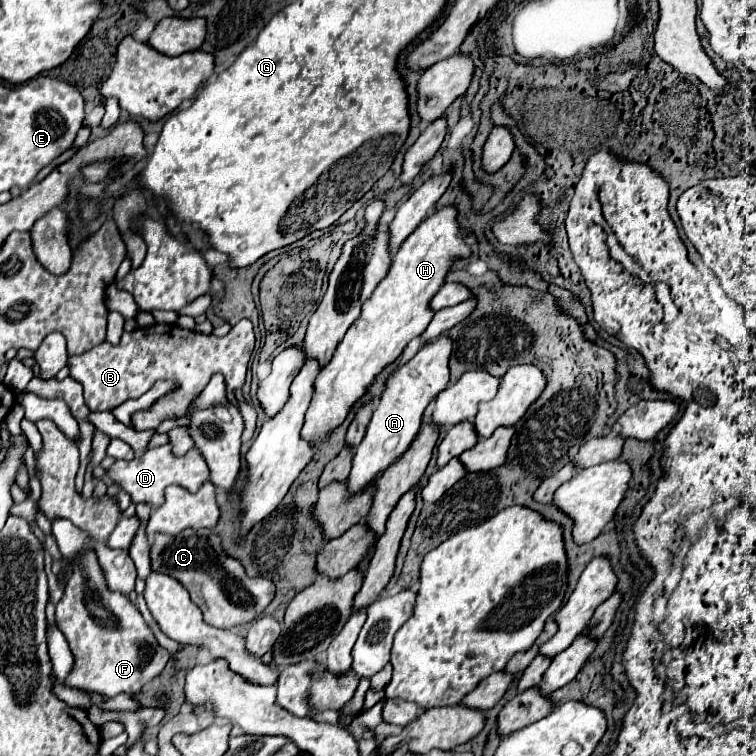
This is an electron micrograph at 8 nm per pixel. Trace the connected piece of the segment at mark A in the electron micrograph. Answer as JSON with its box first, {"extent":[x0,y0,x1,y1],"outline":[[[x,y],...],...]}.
{"extent":[348,334,452,492],"outline":[[[442,334],[436,340],[426,342],[412,360],[398,366],[386,378],[386,388],[380,396],[378,408],[372,414],[366,436],[354,450],[352,472],[348,476],[350,492],[360,492],[368,480],[374,480],[376,476],[380,476],[384,472],[384,468],[388,468],[388,464],[396,462],[396,458],[406,450],[406,446],[410,446],[410,442],[414,440],[414,436],[420,430],[422,414],[424,414],[428,402],[436,394],[440,394],[440,390],[444,390],[444,386],[448,384],[450,356],[452,356],[452,340],[448,334]]]}

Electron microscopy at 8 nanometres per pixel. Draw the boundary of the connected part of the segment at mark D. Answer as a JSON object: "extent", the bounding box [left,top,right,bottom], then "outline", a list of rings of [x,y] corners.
{"extent":[106,444,210,508],"outline":[[[170,444],[158,446],[158,448],[150,448],[142,456],[132,458],[132,460],[118,460],[106,474],[114,482],[118,482],[132,496],[134,504],[148,502],[152,508],[158,508],[164,502],[166,486],[178,484],[178,486],[184,486],[186,490],[196,492],[210,476],[208,466],[204,462],[204,456],[200,454],[200,450],[196,446],[192,450],[188,450],[184,456],[174,456]]]}

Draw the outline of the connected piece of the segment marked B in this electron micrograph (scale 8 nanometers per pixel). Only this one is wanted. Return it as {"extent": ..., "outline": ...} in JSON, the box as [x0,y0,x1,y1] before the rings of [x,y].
{"extent":[70,318,254,430],"outline":[[[248,318],[240,320],[226,336],[200,334],[194,330],[184,330],[176,324],[154,324],[150,328],[136,328],[124,332],[120,344],[102,342],[92,350],[70,356],[70,376],[84,386],[84,400],[92,412],[110,410],[128,398],[142,396],[146,388],[152,388],[156,380],[172,380],[176,386],[156,400],[148,410],[134,414],[132,426],[136,430],[158,428],[160,422],[184,416],[190,402],[206,388],[210,378],[220,372],[226,380],[228,392],[242,390],[246,382],[250,354],[254,350],[254,326]]]}

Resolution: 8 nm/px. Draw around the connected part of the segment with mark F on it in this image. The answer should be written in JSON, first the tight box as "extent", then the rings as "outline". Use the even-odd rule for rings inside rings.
{"extent":[56,548,168,698],"outline":[[[88,548],[84,554],[78,554],[72,562],[72,572],[68,584],[64,586],[64,596],[56,606],[56,622],[62,634],[68,638],[70,650],[76,658],[76,666],[68,678],[70,688],[82,688],[98,692],[106,698],[112,698],[120,692],[138,694],[140,688],[152,682],[168,664],[168,650],[160,648],[154,634],[142,620],[138,608],[120,592],[112,592],[104,582],[104,570],[98,564],[96,550]],[[86,592],[100,598],[104,610],[88,610]]]}

